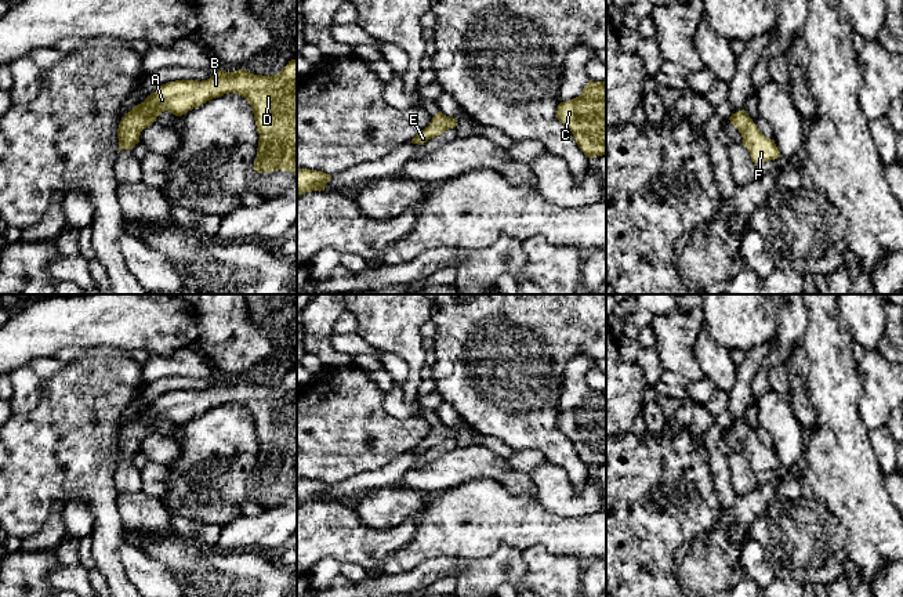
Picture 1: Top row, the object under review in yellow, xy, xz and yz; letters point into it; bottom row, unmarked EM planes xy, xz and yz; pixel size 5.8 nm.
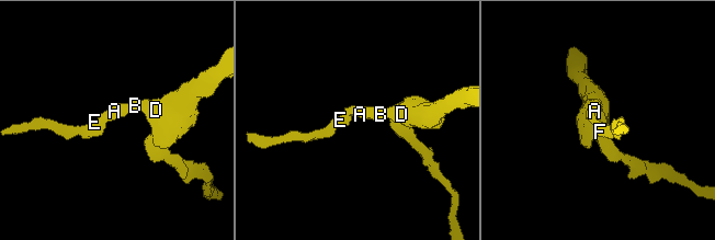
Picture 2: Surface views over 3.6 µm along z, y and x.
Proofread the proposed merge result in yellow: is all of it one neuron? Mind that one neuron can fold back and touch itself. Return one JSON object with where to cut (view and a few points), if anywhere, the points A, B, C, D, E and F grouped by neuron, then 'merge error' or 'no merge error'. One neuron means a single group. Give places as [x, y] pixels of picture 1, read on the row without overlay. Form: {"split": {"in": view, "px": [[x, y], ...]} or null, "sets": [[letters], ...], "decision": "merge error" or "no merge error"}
{"split": null, "sets": [["A", "B", "C", "D", "E", "F"]], "decision": "no merge error"}

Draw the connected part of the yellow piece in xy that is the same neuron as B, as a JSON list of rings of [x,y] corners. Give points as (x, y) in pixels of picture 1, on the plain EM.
[[[297,368],[289,370],[279,383],[272,386],[254,384],[246,379],[235,381],[218,380],[207,390],[175,390],[160,395],[144,412],[135,415],[122,427],[117,438],[119,462],[133,459],[139,452],[141,441],[156,431],[162,421],[167,420],[175,426],[182,426],[188,420],[229,402],[244,406],[253,417],[260,444],[253,478],[258,482],[284,480],[297,485]]]

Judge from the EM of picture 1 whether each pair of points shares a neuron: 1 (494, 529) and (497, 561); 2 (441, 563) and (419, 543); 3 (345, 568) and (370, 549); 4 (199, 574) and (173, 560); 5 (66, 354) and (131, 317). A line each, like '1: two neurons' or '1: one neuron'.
1: two neurons
2: two neurons
3: two neurons
4: one neuron
5: two neurons

